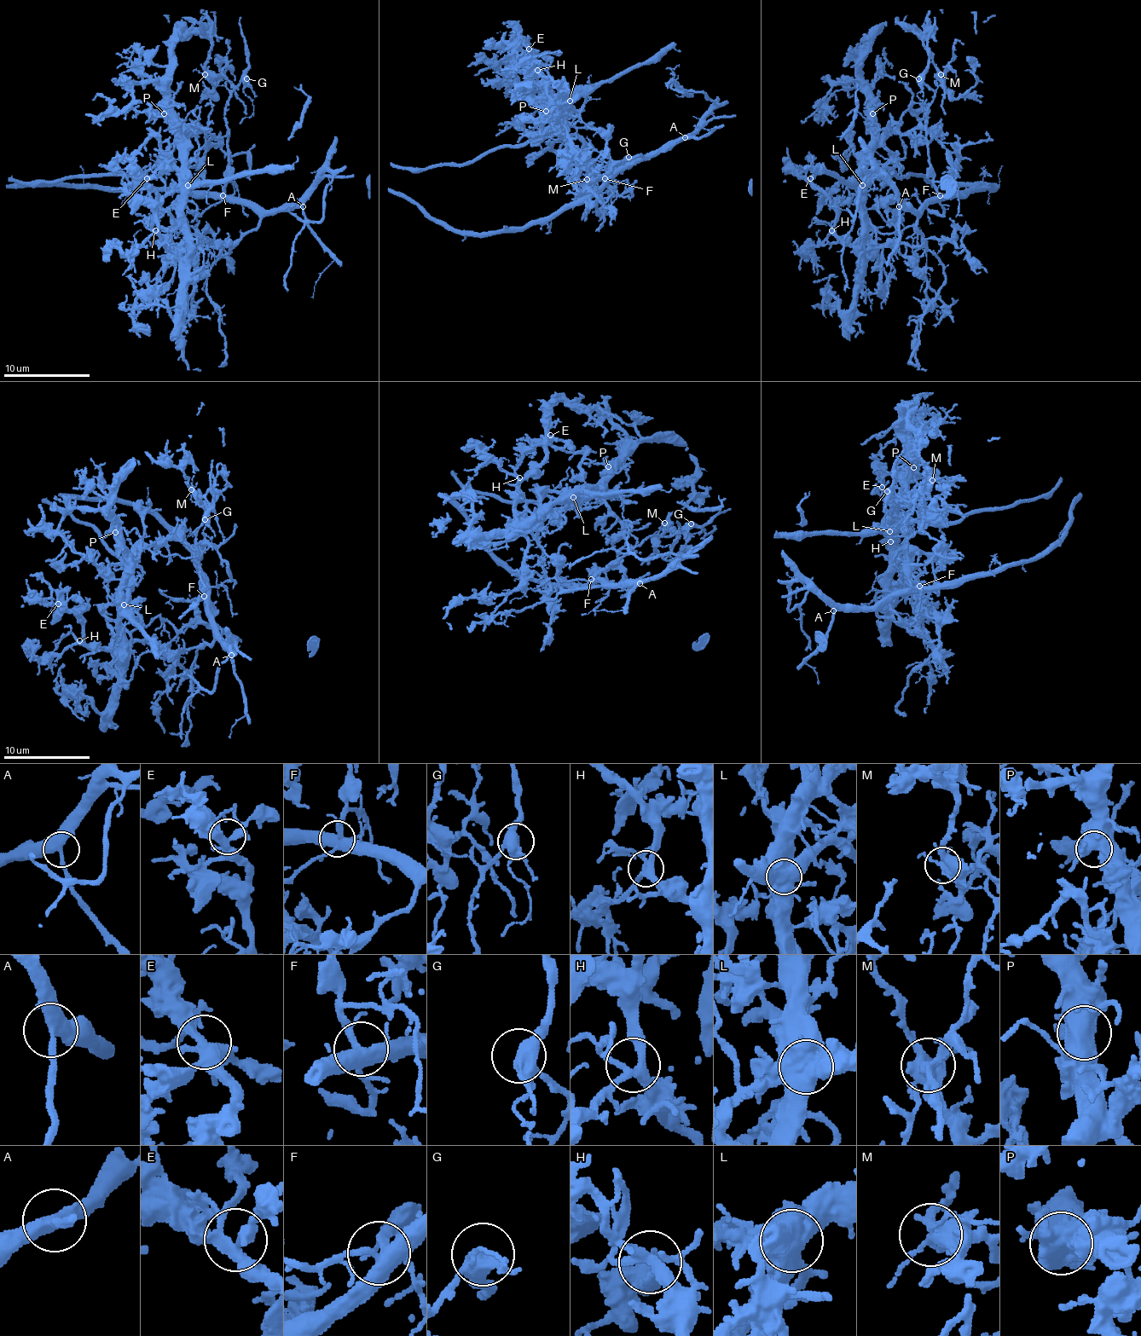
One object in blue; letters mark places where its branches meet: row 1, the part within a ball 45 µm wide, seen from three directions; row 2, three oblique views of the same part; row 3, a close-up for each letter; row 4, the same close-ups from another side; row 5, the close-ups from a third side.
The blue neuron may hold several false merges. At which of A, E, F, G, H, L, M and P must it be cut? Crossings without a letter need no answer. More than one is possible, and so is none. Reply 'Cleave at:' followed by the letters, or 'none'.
Cleave at: L, M

